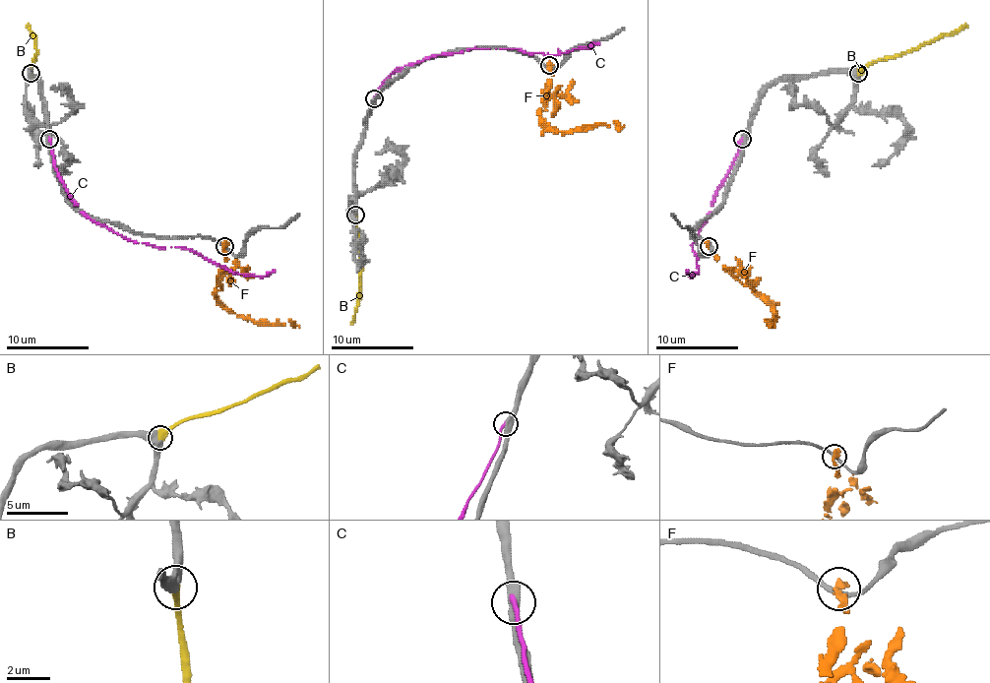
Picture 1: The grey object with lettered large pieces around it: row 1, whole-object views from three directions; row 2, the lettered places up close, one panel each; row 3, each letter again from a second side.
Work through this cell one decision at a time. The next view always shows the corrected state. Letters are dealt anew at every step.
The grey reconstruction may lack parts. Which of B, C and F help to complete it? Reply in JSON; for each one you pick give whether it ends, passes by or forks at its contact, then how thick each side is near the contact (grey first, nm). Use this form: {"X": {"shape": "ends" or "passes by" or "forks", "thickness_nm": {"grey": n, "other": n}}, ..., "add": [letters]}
{"B": {"shape": "ends", "thickness_nm": {"grey": 400, "other": 400}}, "add": ["B"]}

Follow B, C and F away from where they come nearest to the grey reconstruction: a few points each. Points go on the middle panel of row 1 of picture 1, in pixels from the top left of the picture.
B: (354, 214), (361, 258), (361, 290), (350, 324)
C: (373, 98), (392, 73), (433, 54), (470, 48), (517, 48), (545, 54), (590, 48), (599, 42)
F: (549, 65), (541, 117), (551, 127), (562, 131), (618, 123), (624, 125)

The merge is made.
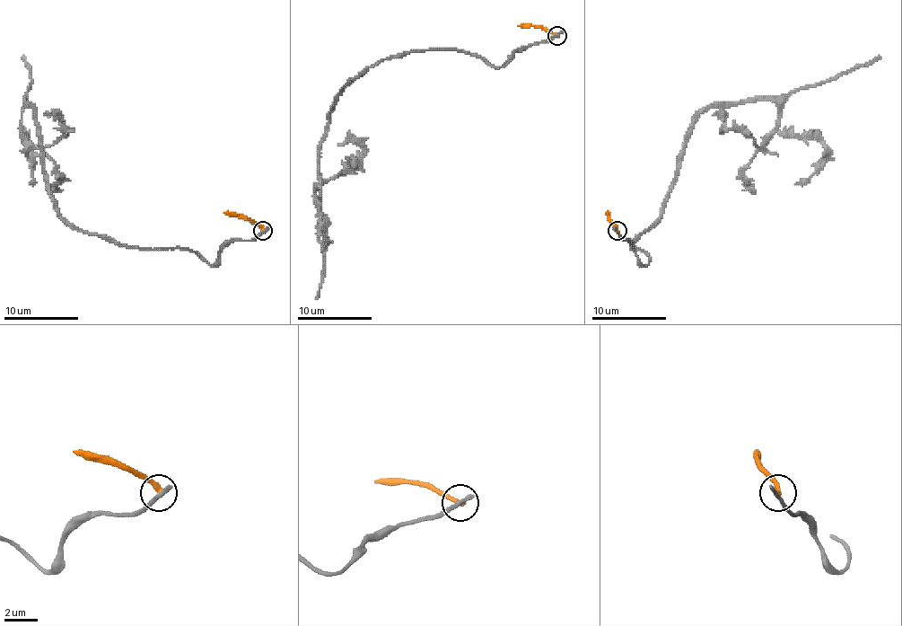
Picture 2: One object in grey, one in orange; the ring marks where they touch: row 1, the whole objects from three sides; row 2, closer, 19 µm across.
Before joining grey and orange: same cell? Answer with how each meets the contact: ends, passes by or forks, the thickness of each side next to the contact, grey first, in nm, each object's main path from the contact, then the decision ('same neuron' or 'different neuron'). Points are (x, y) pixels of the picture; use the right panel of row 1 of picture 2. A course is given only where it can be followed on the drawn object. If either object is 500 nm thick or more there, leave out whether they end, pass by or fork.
grey ends there; orange ends there; 320 nm thick on the grey side, 280 nm on the other; grey runs (617, 231), (647, 265), (634, 242), (660, 216), (701, 113), (772, 100), (778, 128), (757, 145), (725, 113); orange runs (617, 231), (608, 212); different neuron

